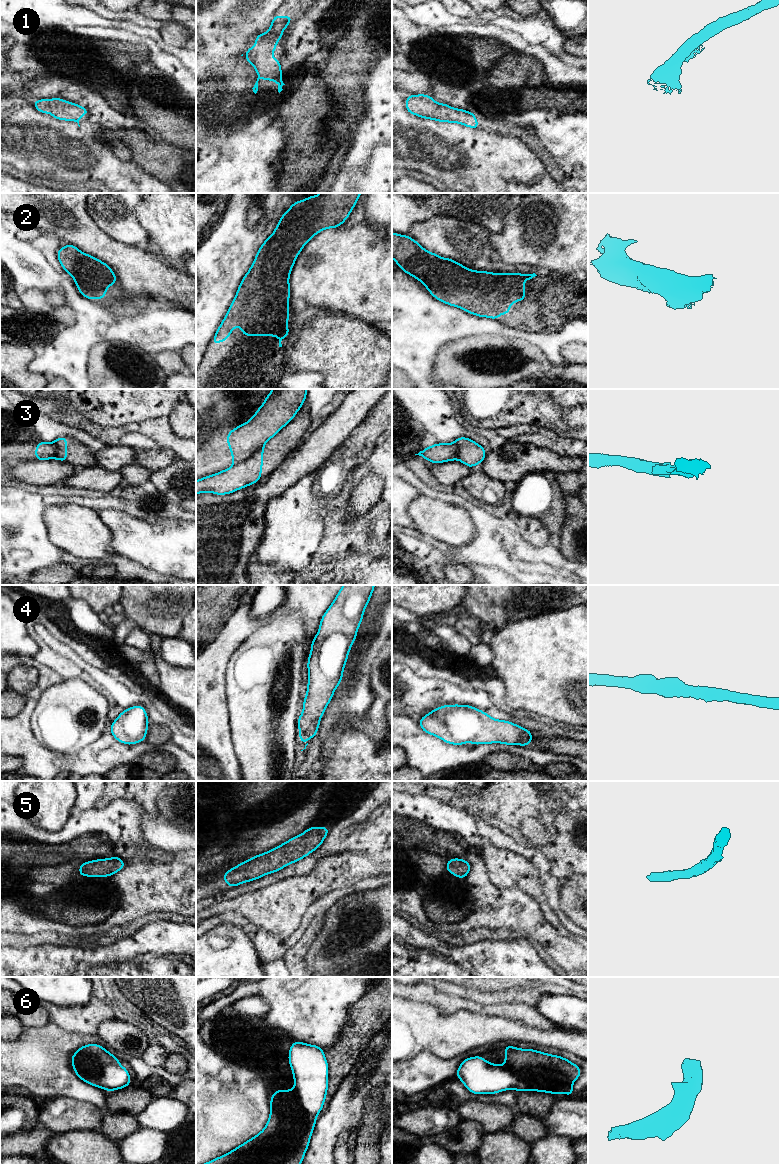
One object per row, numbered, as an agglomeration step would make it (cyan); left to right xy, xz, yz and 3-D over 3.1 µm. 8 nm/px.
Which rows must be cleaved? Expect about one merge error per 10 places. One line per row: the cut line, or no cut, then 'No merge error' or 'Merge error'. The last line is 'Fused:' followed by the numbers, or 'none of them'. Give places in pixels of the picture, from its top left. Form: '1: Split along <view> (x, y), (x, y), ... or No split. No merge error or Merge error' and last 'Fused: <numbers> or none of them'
1: No split. No merge error
2: No split. No merge error
3: Split along xz (263, 444), (248, 457), (233, 465). Merge error
4: No split. No merge error
5: No split. No merge error
6: No split. No merge error
Fused: 3

